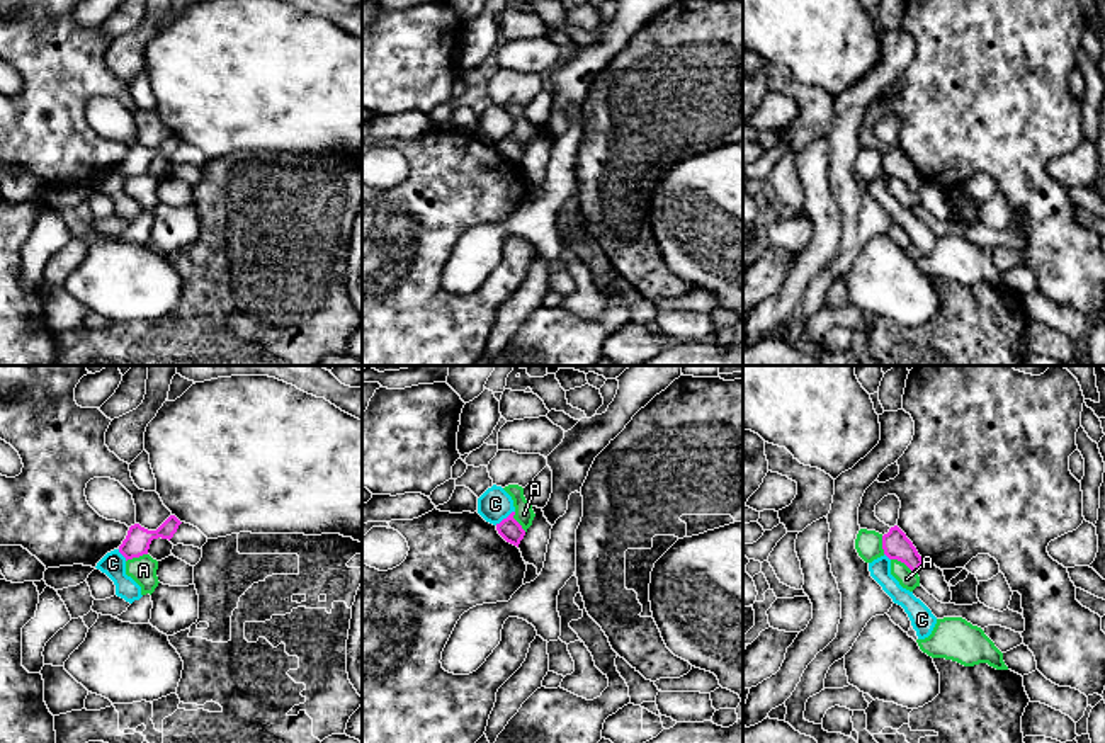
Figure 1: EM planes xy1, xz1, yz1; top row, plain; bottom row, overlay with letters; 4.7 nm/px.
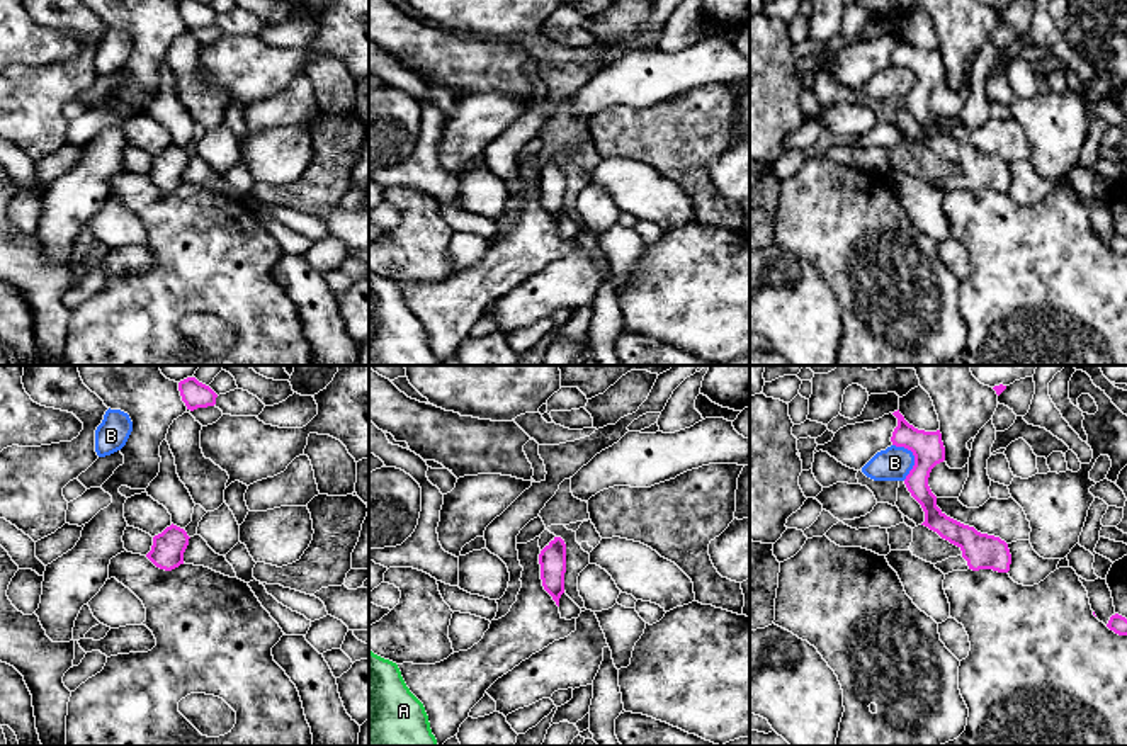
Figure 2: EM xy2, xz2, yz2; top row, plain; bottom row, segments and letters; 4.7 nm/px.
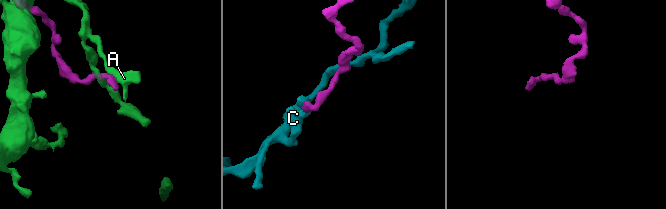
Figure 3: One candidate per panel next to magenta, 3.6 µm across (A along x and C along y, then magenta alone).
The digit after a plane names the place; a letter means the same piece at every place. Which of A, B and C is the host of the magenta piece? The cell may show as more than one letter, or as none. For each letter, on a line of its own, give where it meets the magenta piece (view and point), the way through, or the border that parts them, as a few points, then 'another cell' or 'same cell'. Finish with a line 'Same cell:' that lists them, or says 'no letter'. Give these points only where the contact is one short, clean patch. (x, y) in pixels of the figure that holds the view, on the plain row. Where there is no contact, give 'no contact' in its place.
A: contact yz1 (905, 182); border yz1 (891, 177), (896, 177), (917, 192); another cell
B: contact yz2 (915, 77); border yz2 (893, 63), (906, 67), (913, 75), (913, 87), (903, 99); another cell
C: contact xz1 (504, 138); border xz1 (514, 130), (495, 143); another cell
Same cell: no letter

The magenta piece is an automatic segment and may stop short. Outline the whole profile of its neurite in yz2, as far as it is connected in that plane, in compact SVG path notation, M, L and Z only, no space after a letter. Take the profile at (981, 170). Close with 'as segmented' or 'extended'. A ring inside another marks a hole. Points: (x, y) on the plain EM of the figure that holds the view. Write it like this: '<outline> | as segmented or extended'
M899 29L892 34L898 37L898 46L891 56L892 65L904 66L915 75L915 85L906 95L904 104L925 131L925 141L921 144L937 151L942 158L962 170L960 175L937 182L935 187L943 194L967 189L993 189L998 192L1008 192L1011 173L1005 160L994 155L981 153L974 146L947 136L937 126L937 116L928 105L928 97L932 88L945 80L945 66L940 49L918 49L904 39Z | extended

